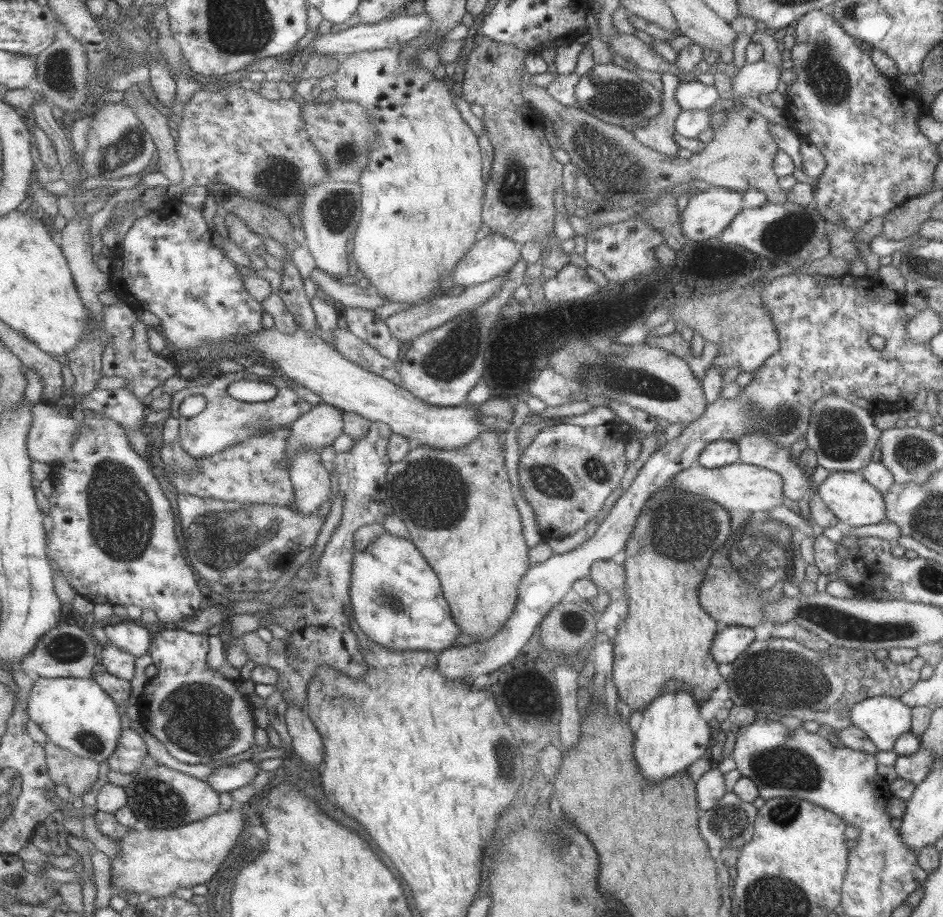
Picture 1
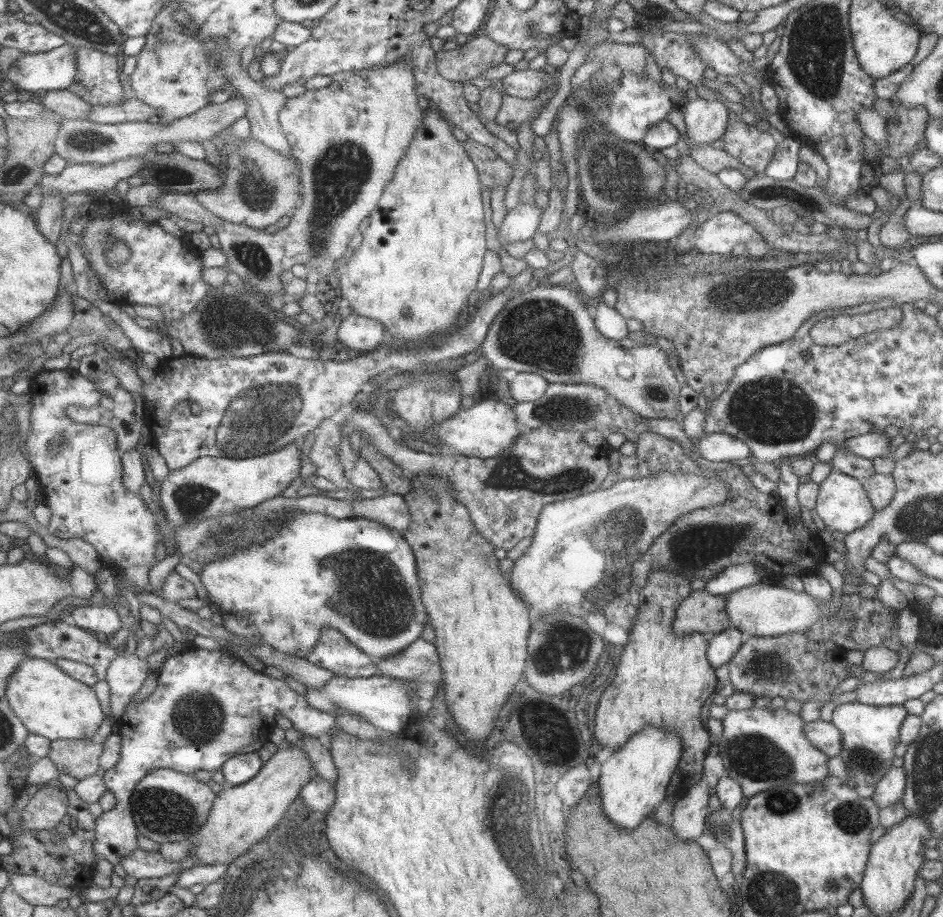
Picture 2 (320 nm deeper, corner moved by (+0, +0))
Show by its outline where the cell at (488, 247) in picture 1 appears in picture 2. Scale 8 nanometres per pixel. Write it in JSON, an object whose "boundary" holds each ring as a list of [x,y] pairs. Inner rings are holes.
{"boundary":[[[517,204],[511,209],[504,220],[501,230],[498,230],[499,242],[502,248],[509,242],[521,242],[531,239],[538,230],[542,211],[534,204]]]}

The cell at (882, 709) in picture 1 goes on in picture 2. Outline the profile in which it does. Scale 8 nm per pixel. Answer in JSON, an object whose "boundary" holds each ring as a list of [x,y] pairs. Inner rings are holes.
{"boundary":[[[855,701],[839,704],[832,710],[830,723],[840,732],[838,755],[848,773],[848,781],[844,783],[861,798],[870,797],[878,779],[889,772],[893,748],[900,741],[899,727],[906,714],[905,707],[900,704],[876,707]]]}

